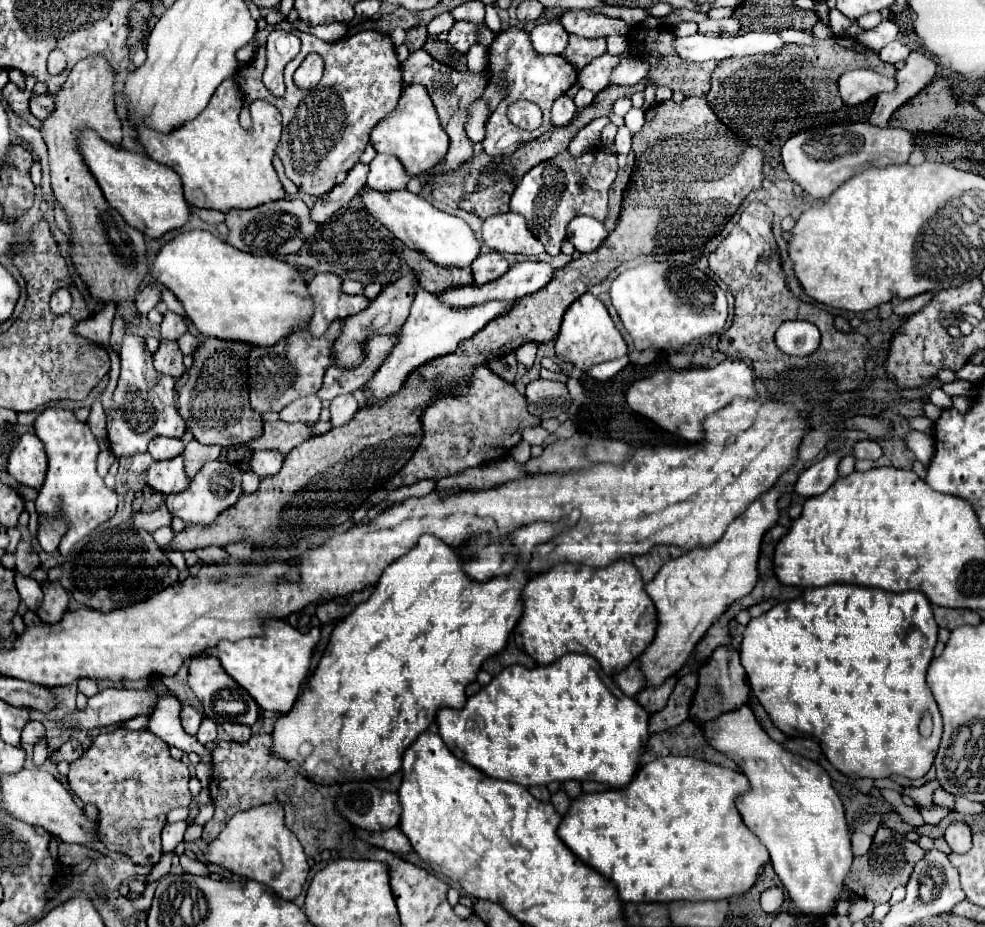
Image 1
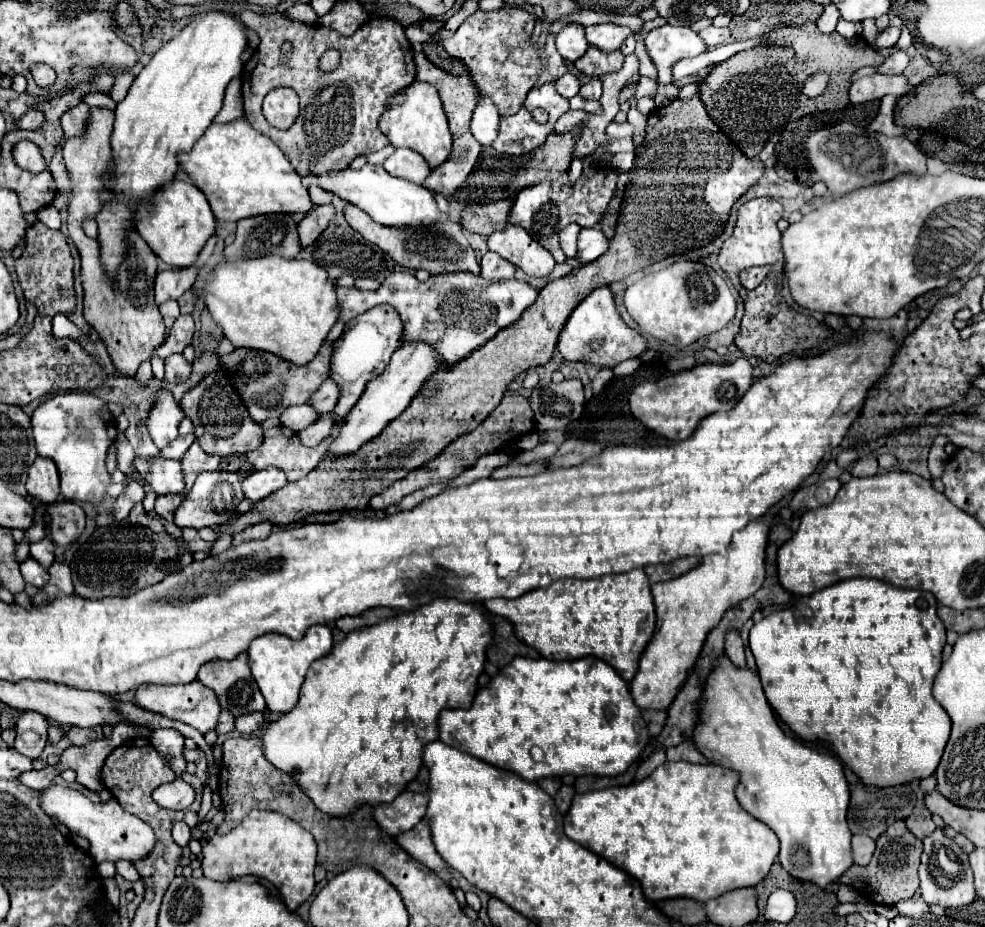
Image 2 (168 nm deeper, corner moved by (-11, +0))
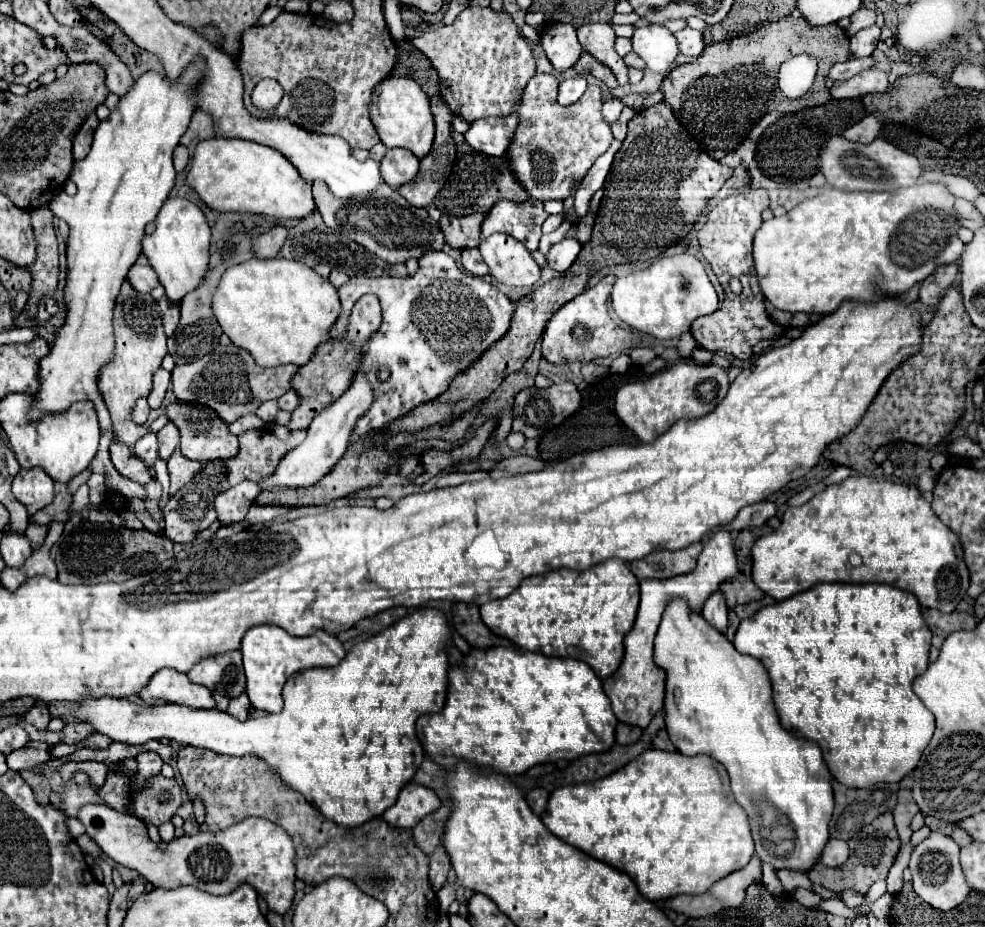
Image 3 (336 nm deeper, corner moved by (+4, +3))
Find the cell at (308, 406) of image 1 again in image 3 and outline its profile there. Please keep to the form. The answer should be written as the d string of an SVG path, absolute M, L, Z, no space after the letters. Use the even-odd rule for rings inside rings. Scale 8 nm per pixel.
M264 401L264 403L258 407L256 415L258 415L264 423L270 423L272 417L274 417L278 411L280 411L280 409L276 409L276 401Z

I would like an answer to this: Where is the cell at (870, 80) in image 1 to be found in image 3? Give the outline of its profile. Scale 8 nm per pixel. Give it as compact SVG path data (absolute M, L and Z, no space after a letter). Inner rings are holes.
M872 67L864 73L858 73L852 79L836 81L830 87L832 99L852 99L868 93L884 93L888 89L888 75L878 67Z

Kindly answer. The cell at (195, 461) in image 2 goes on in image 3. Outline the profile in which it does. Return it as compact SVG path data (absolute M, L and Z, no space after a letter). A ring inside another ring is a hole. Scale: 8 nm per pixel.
M176 449L172 453L172 457L168 459L168 473L170 473L170 495L174 495L178 489L182 489L188 481L192 481L192 477L200 471L202 463L186 459L180 449Z

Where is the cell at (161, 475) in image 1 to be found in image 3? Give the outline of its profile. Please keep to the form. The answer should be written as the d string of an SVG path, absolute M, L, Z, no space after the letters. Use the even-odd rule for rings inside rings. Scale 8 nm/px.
M114 441L110 445L110 459L112 459L112 463L120 475L124 475L124 477L128 477L140 485L146 485L148 481L152 481L150 471L146 469L146 465L138 457L134 457L134 453L128 445Z

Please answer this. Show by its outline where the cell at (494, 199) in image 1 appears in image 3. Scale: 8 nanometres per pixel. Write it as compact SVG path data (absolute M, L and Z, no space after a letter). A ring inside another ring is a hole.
M474 213L468 217L446 217L444 215L440 219L444 241L454 249L478 247L482 221L484 221L484 213Z

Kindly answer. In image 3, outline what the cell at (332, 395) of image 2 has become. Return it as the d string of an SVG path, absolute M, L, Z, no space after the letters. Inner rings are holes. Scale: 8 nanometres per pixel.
M290 389L288 393L284 393L280 399L278 399L278 407L284 409L284 411L294 411L298 407L298 395Z

